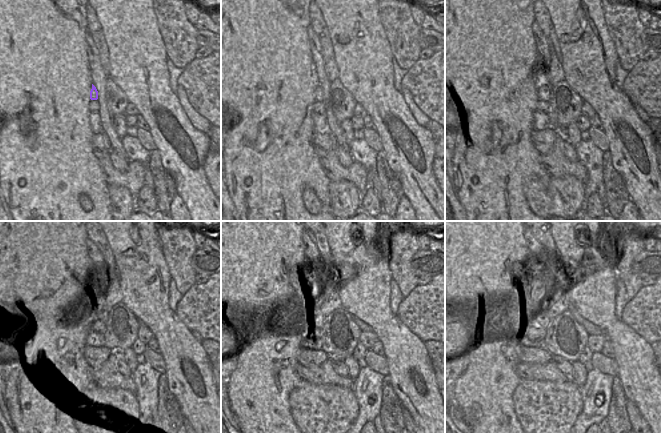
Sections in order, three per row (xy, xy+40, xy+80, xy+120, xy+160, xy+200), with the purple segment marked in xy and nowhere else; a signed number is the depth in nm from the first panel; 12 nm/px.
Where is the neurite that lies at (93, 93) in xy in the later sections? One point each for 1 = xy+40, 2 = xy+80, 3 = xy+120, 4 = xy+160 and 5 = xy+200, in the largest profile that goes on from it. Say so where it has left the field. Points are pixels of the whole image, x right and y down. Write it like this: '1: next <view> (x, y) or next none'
1: next xy+40 (318, 93)
2: next xy+80 (543, 94)
3: next xy+120 (102, 316)
4: next xy+160 (317, 317)
5: next xy+200 (541, 319)

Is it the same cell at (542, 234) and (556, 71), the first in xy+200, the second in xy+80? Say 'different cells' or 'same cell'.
same cell

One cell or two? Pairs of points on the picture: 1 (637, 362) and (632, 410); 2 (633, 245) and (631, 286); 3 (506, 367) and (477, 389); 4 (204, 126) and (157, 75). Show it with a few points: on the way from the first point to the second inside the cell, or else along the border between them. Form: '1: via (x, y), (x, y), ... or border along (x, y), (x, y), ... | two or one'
1: border along (627, 399), (636, 406), (641, 416), (647, 422) | two
2: via (627, 255), (627, 276) | one
3: via (499, 370), (484, 385) | one
4: border along (176, 94), (180, 105), (189, 119) | two

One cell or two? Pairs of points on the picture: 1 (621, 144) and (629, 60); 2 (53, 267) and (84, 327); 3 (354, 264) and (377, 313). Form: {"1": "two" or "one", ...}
{"1": "two", "2": "one", "3": "one"}

